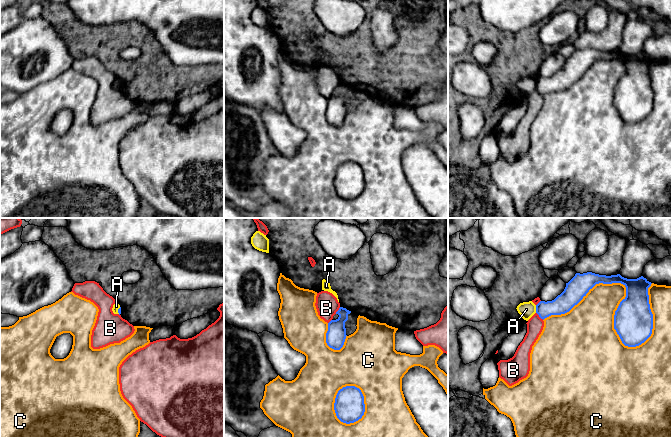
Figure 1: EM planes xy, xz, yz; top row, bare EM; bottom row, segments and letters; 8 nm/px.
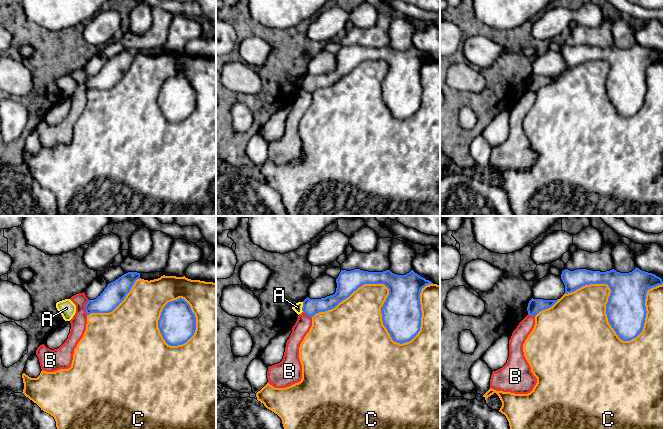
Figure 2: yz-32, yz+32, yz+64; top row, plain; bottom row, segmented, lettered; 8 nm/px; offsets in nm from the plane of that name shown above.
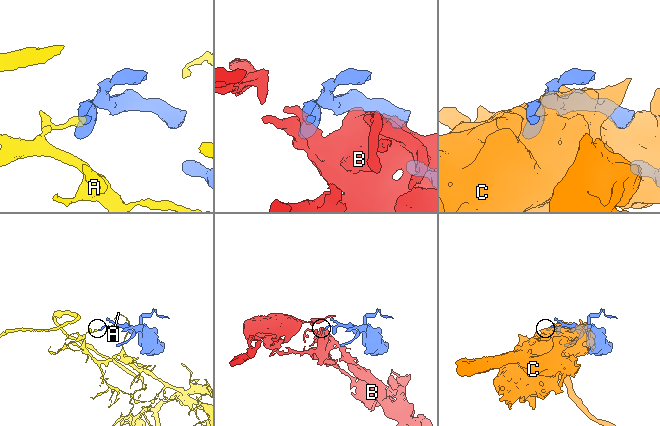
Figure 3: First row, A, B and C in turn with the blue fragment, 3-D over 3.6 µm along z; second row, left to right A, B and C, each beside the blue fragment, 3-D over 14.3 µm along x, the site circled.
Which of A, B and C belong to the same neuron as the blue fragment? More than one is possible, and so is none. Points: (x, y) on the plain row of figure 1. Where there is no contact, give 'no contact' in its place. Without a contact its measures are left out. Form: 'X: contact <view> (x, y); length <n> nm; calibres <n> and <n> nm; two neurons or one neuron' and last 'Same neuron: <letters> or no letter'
A: contact yz (536, 85); length 60 nm; calibres 160 and 130 nm; two neurons
B: contact yz (539, 92); length 90 nm; calibres 160 and 140 nm; two neurons
C: contact yz (615, 89); length 900 nm; calibres 320 and 420 nm; two neurons
Same neuron: no letter

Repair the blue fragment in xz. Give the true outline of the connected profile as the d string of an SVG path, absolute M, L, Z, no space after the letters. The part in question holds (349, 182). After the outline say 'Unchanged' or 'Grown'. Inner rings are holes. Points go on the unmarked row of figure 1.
M346 162L336 171L334 186L337 194L346 200L354 199L362 194L365 188L364 172L355 162Z. Unchanged

